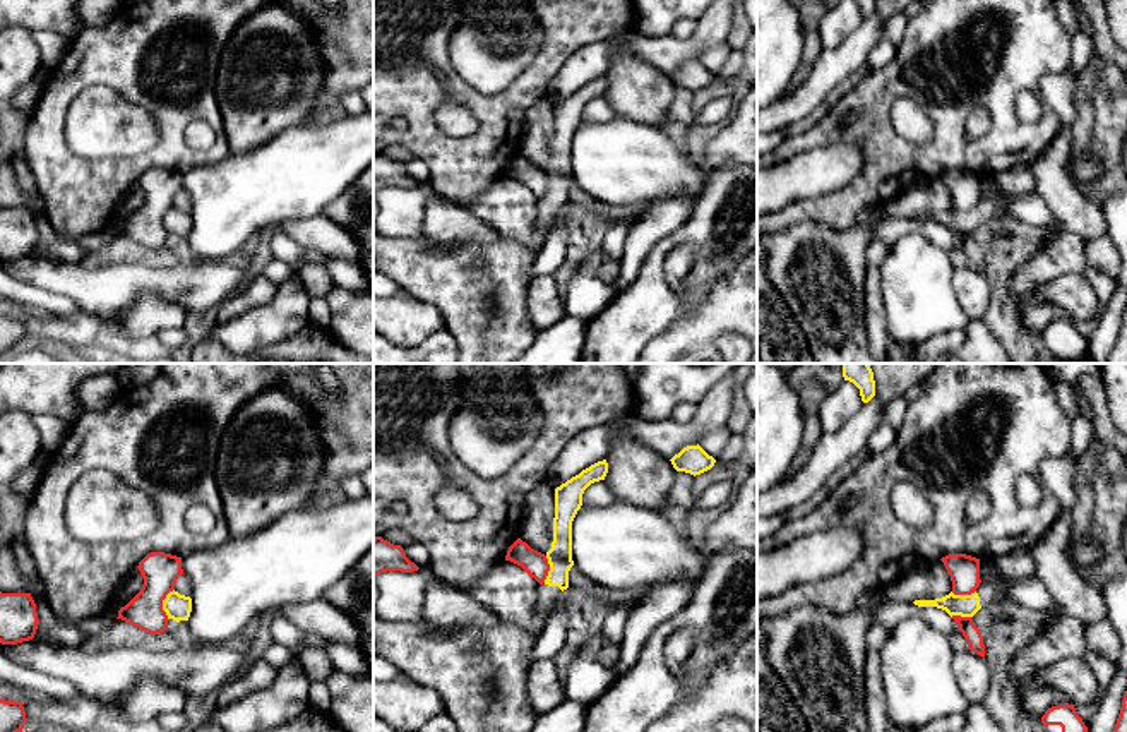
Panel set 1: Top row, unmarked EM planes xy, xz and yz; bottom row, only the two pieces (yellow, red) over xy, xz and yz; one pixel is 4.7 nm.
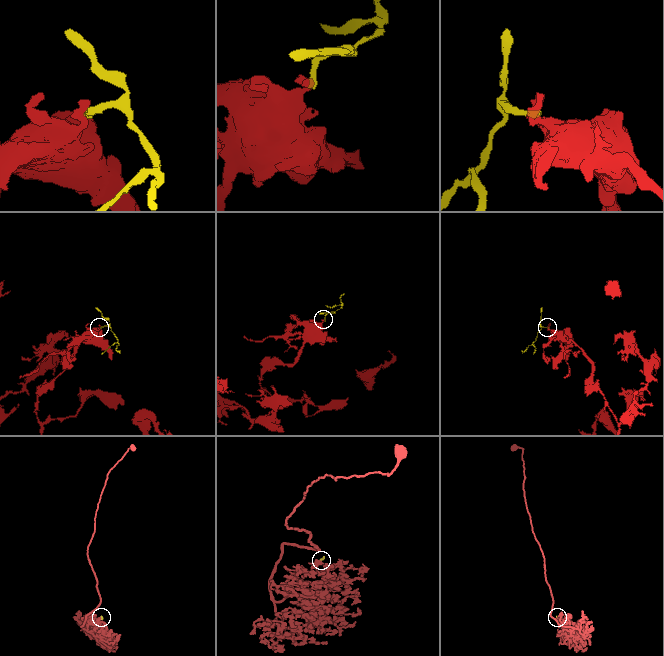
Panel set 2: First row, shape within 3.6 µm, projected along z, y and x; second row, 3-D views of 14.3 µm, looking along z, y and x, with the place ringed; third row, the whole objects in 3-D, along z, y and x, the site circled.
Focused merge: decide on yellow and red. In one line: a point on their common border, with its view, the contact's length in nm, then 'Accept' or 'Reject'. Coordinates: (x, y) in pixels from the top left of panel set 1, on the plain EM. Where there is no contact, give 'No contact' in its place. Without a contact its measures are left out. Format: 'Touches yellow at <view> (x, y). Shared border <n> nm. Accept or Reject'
Touches yellow at xy (163, 220). Shared border 150 nm. Reject

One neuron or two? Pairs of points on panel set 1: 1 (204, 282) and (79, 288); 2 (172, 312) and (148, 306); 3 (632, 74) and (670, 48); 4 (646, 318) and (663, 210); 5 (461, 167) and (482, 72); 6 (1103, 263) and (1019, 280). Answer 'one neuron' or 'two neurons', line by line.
1: one neuron
2: one neuron
3: two neurons
4: two neurons
5: two neurons
6: two neurons

